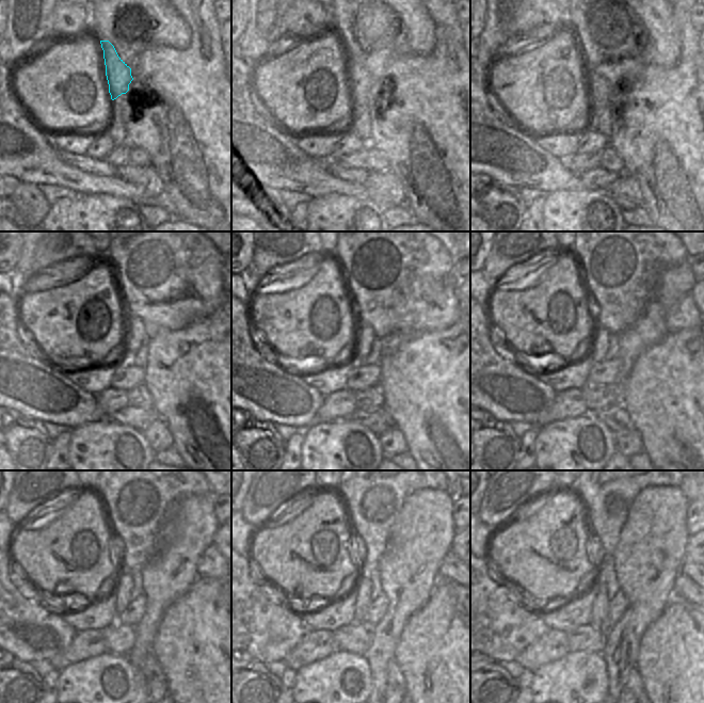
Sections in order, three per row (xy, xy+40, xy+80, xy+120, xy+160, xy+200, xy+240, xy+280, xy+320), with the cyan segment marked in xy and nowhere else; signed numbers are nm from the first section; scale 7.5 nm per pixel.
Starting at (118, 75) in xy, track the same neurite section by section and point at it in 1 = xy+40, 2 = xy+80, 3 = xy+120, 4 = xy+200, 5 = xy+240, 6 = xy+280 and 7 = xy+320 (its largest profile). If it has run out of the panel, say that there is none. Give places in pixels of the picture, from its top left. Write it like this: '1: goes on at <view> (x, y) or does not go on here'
1: goes on at xy+40 (362, 82)
2: goes on at xy+80 (602, 88)
3: goes on at xy+120 (126, 330)
4: goes on at xy+200 (600, 347)
5: goes on at xy+240 (124, 585)
6: goes on at xy+280 (363, 600)
7: goes on at xy+320 (600, 620)

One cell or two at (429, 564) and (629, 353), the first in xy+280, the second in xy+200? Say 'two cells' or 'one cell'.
one cell

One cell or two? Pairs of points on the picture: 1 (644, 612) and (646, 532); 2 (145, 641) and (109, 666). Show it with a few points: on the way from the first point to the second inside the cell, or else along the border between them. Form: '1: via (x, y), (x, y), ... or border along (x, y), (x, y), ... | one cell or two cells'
1: via (646, 592), (646, 553) | one cell
2: border along (126, 655), (134, 671), (136, 678) | two cells

